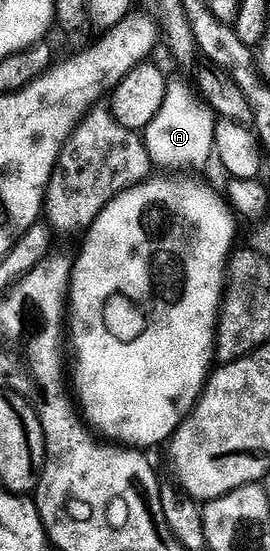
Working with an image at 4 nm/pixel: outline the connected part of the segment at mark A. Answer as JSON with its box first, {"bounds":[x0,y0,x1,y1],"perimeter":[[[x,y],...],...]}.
{"bounds":[142,82,217,170],"perimeter":[[[182,82],[167,83],[164,102],[156,116],[142,131],[142,137],[150,153],[152,164],[157,169],[182,170],[194,162],[211,160],[214,152],[217,117],[207,105],[201,104],[197,93]]]}

